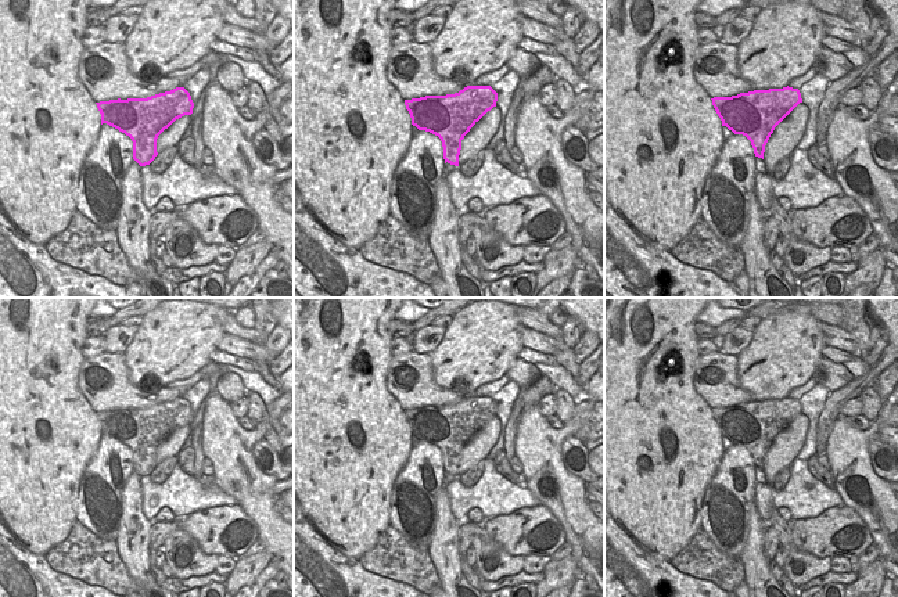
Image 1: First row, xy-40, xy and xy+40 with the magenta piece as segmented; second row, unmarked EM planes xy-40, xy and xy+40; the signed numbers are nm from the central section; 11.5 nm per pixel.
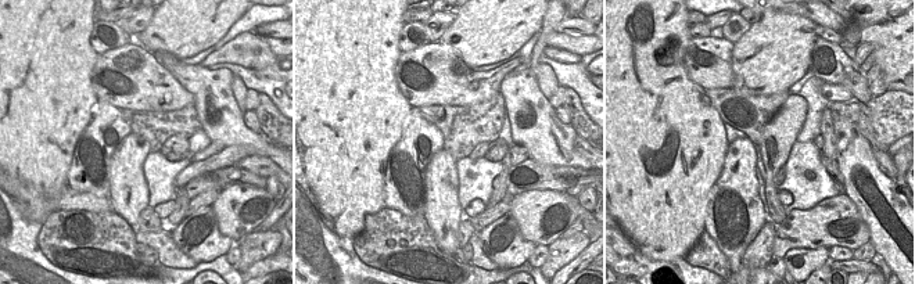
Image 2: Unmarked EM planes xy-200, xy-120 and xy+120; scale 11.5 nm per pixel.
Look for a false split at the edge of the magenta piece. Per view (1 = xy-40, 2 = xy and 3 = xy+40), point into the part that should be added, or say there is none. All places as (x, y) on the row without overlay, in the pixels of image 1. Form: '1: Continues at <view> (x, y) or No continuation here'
1: No continuation here
2: No continuation here
3: No continuation here.

